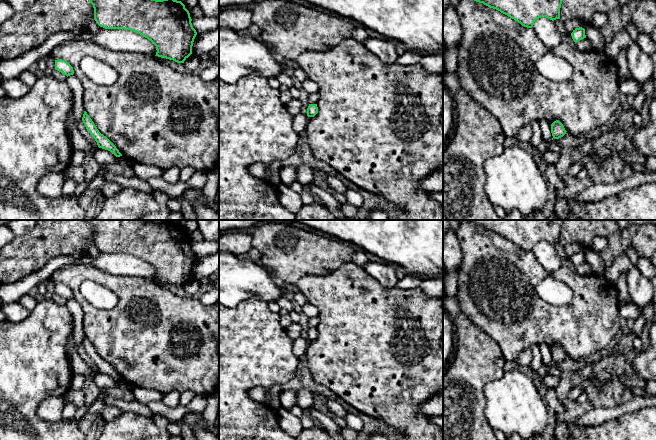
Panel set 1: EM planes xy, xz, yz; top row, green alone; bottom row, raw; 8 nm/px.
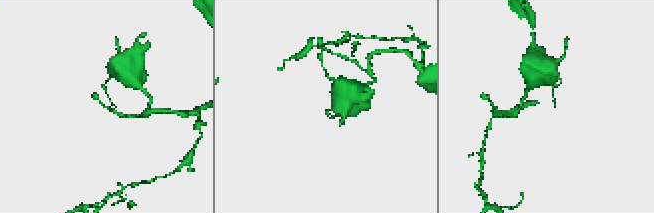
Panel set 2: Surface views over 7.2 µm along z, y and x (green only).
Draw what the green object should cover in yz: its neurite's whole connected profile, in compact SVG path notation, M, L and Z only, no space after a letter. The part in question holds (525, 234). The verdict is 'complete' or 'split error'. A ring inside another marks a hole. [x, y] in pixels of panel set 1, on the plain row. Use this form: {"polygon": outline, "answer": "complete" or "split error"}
{"polygon": "M459 220L461 221L483 227L514 243L522 250L532 252L534 246L541 241L552 245L560 243L564 220Z", "answer": "complete"}

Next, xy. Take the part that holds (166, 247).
{"polygon": "M87 220L94 232L94 244L105 253L124 253L136 256L156 270L156 279L184 285L192 278L192 270L197 259L192 250L189 235L181 225L167 222L156 224L148 220Z", "answer": "complete"}

